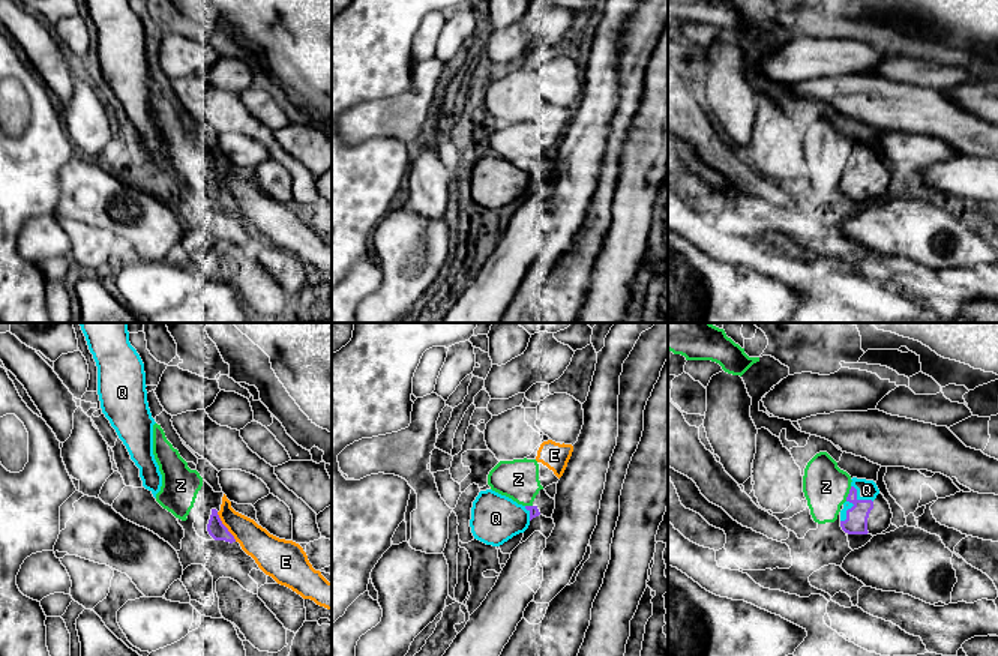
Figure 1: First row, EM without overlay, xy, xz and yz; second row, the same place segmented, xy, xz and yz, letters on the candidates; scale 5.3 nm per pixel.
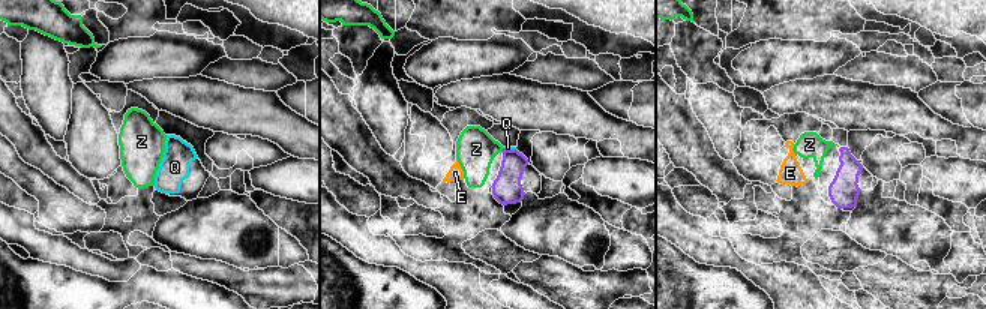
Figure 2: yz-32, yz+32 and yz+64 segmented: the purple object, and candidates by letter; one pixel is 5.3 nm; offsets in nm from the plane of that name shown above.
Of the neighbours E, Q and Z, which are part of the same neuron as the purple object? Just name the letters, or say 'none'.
Z

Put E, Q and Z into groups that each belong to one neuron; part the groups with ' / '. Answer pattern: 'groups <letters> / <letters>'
groups E / Q / Z

